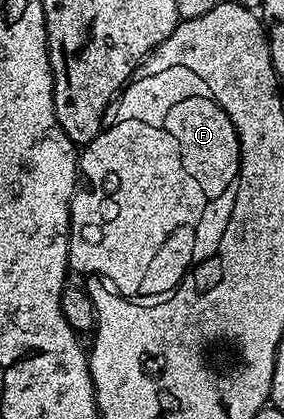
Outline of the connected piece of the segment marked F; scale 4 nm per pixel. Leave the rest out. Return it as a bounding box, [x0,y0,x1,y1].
[158,94,237,195]

